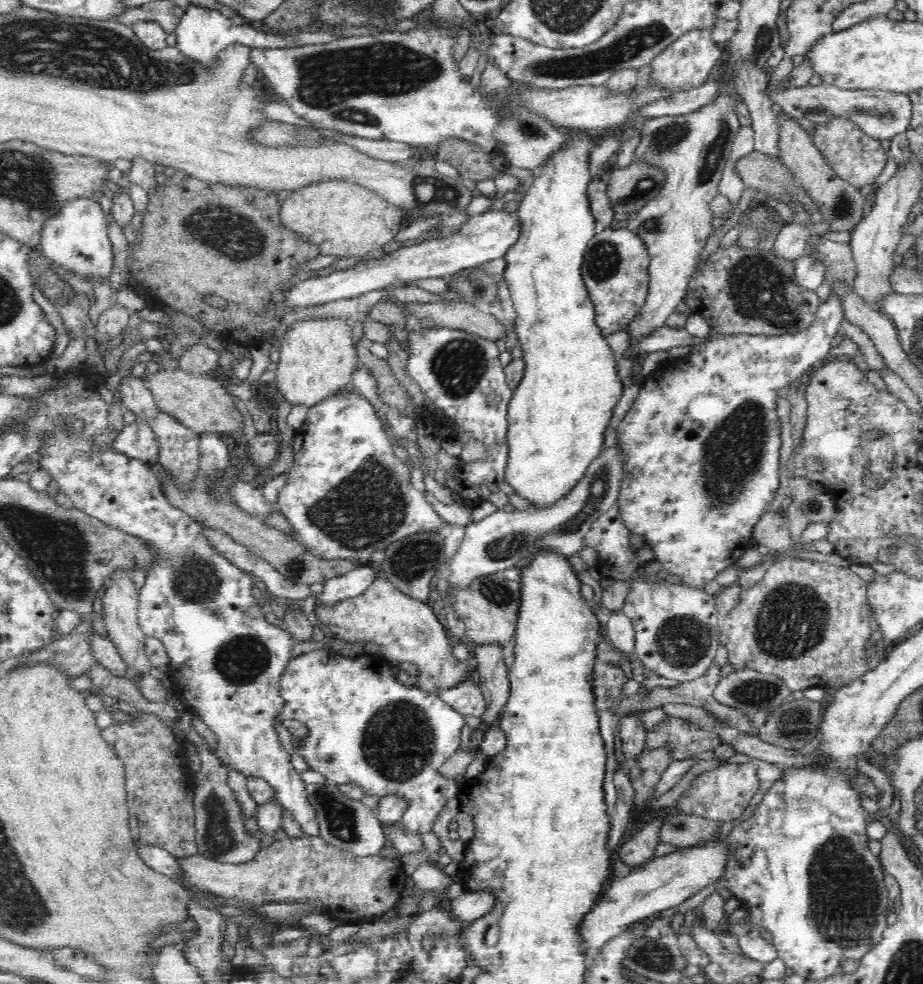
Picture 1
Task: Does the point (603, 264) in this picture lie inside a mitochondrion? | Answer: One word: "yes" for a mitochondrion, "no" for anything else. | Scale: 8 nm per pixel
yes

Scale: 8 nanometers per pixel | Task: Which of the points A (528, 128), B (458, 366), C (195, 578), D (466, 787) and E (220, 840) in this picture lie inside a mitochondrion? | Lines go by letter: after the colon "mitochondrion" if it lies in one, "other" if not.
A: mitochondrion
B: mitochondrion
C: mitochondrion
D: other
E: mitochondrion

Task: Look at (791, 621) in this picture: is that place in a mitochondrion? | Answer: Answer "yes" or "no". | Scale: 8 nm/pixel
yes

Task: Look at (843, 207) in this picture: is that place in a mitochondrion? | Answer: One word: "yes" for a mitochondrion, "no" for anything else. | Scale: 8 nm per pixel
yes

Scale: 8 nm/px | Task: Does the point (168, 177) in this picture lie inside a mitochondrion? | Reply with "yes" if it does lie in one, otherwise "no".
no

